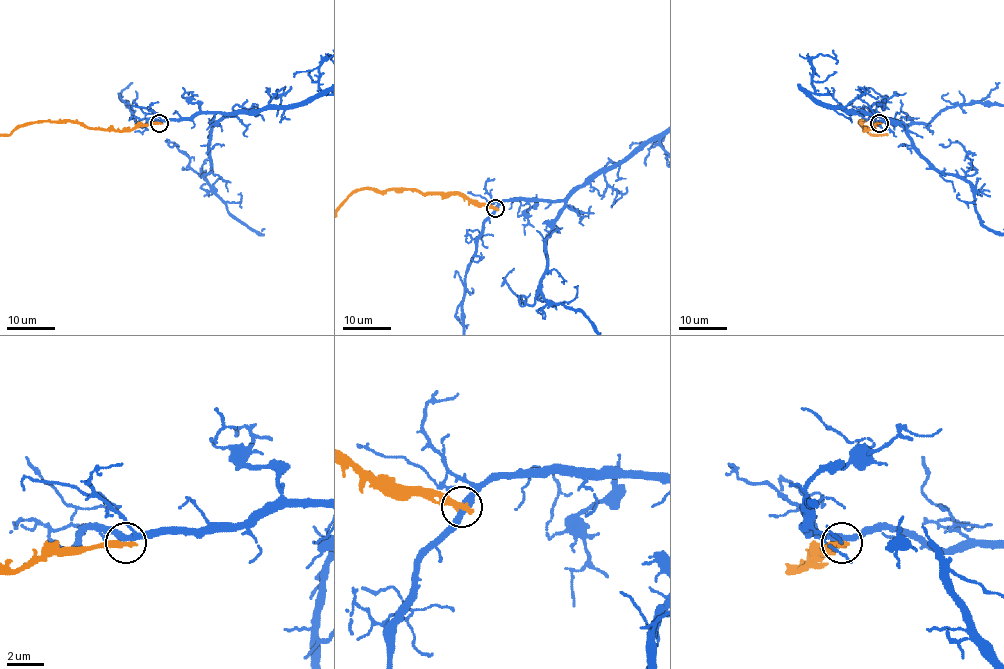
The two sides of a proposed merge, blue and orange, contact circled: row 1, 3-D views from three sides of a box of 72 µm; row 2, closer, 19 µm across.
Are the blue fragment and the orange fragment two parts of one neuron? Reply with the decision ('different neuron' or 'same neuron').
different neuron

